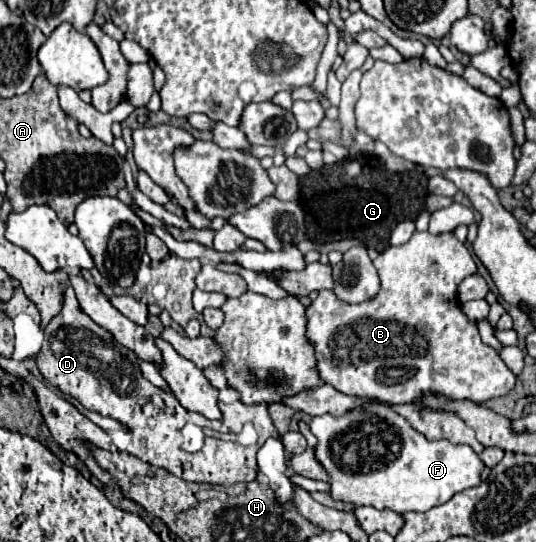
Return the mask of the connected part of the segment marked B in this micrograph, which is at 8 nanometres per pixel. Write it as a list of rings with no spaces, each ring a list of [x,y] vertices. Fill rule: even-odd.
[[[415,232],[409,242],[381,252],[373,264],[381,278],[381,290],[375,298],[361,304],[349,304],[339,300],[331,290],[321,290],[305,310],[305,336],[315,350],[317,372],[325,384],[331,384],[347,396],[375,398],[387,404],[407,404],[429,390],[447,394],[455,400],[483,404],[515,388],[517,376],[507,368],[497,350],[481,342],[477,324],[471,320],[447,320],[447,304],[451,302],[457,306],[459,284],[477,272],[473,256],[453,232]]]

